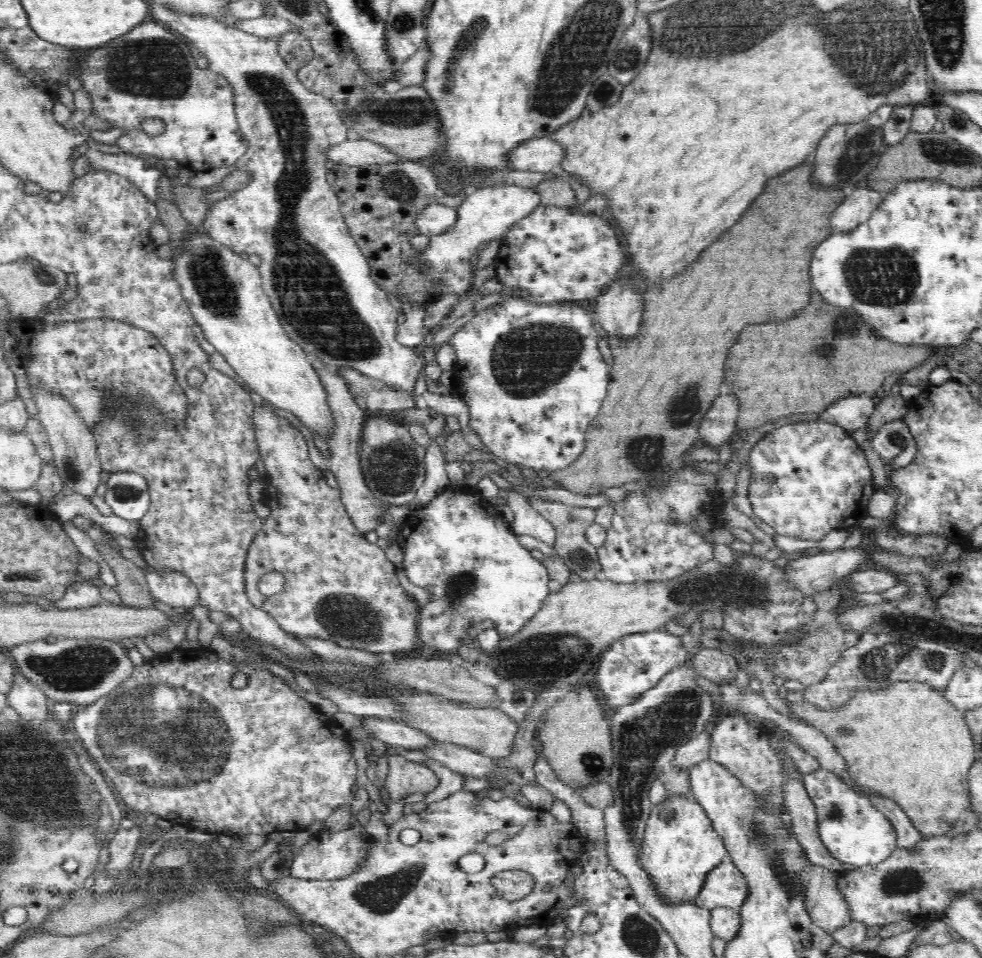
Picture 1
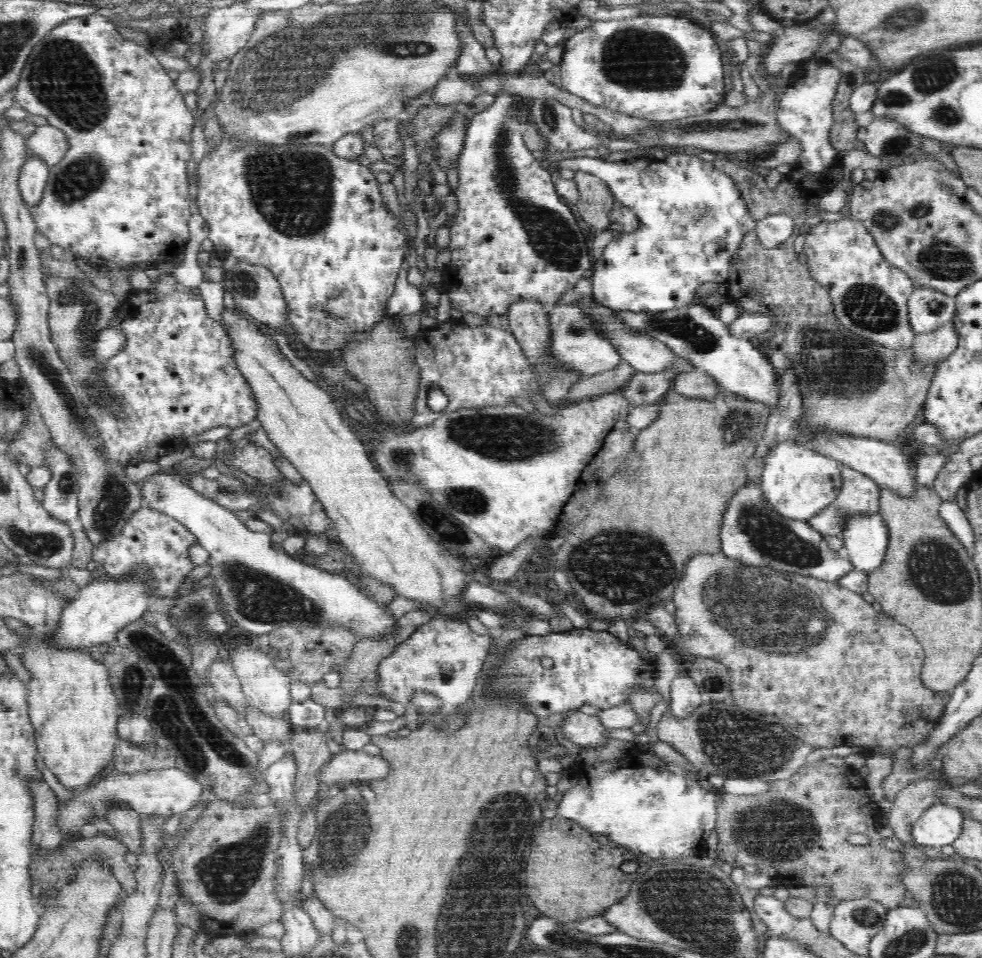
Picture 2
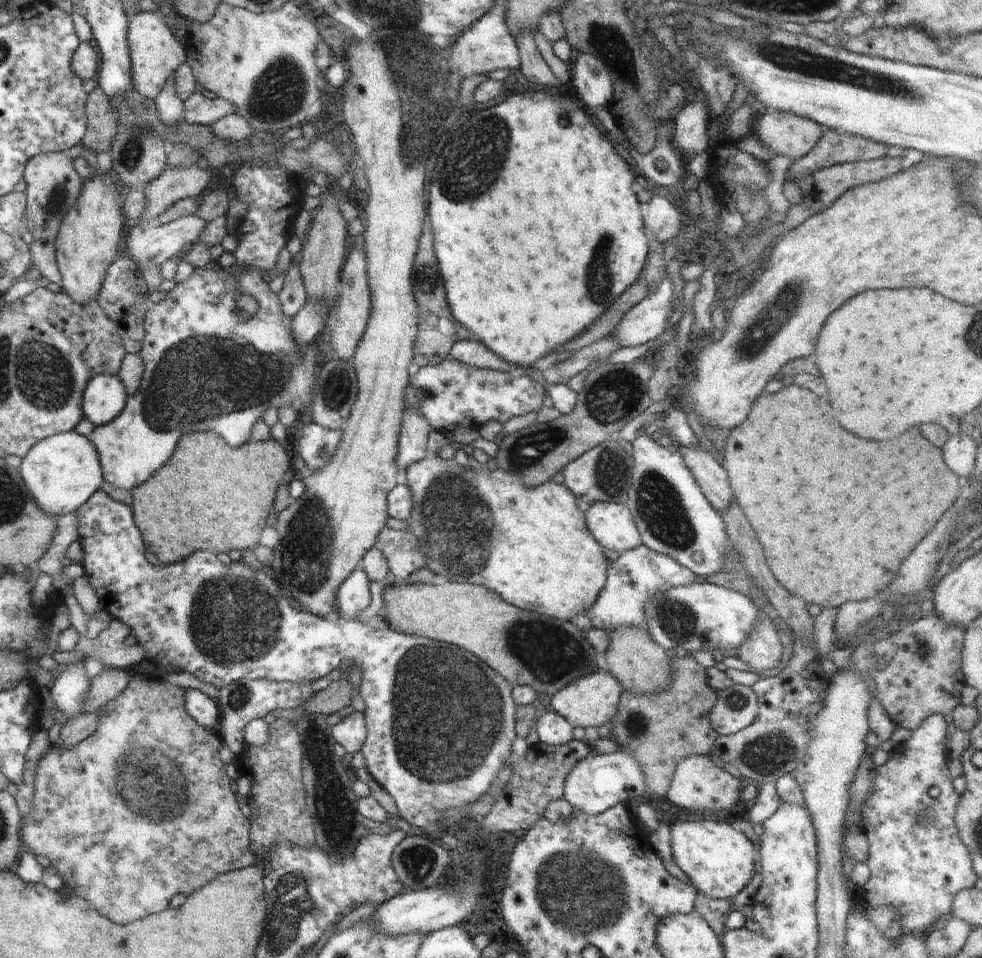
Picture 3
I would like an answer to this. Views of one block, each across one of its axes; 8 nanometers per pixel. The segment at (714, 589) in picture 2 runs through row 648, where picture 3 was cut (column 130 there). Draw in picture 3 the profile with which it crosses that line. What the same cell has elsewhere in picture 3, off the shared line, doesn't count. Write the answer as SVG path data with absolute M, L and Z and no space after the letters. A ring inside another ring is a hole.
M131 671L127 687L105 707L96 710L101 712L101 719L99 720L98 728L94 734L90 735L87 739L84 739L81 743L78 743L77 745L74 745L68 749L61 749L60 747L57 748L56 745L52 745L51 749L48 749L48 751L40 757L34 775L34 792L32 796L32 804L27 816L27 824L24 825L23 828L23 839L25 846L28 848L28 851L34 853L36 856L44 856L44 858L48 860L50 866L48 870L50 870L52 874L58 874L58 876L60 876L60 878L63 880L62 889L65 886L68 886L68 888L70 888L70 890L72 890L72 892L74 892L78 898L84 898L84 900L88 900L88 902L94 906L94 910L100 910L100 914L104 914L106 918L112 918L112 922L128 924L128 922L134 922L134 920L138 920L138 918L142 918L142 916L148 916L148 914L154 914L154 912L162 912L162 910L164 910L164 908L170 904L170 900L172 900L176 894L192 894L192 892L200 890L200 888L206 886L210 881L213 881L219 874L243 869L244 867L251 867L256 864L259 858L256 857L250 848L250 818L244 816L242 811L240 811L238 807L237 796L231 787L231 779L226 774L224 768L225 764L219 757L219 750L222 748L223 743L216 731L209 731L202 728L188 714L188 711L185 709L184 688L175 687L171 684L156 680L156 678L148 678L148 675L144 676L142 673Z

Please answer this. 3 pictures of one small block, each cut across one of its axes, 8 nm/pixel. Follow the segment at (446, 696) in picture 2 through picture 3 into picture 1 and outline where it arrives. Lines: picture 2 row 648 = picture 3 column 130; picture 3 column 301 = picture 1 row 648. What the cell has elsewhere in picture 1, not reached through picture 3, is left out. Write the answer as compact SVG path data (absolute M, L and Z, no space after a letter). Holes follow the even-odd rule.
M264 400L264 408L255 408L253 415L255 425L255 438L261 454L261 461L266 466L266 475L263 479L264 487L262 499L264 503L270 507L270 515L263 519L263 528L261 534L253 541L247 552L245 562L245 593L248 595L248 600L259 609L268 613L270 616L275 618L275 621L291 635L301 636L301 638L320 638L322 640L329 640L334 642L342 648L355 648L358 650L365 650L366 652L381 653L381 652L404 652L416 648L416 641L414 638L418 637L418 613L419 603L409 595L402 584L398 581L396 575L396 566L390 560L386 558L386 554L380 549L377 544L370 544L365 538L364 533L360 533L351 521L343 502L341 501L341 491L336 488L330 488L328 483L325 481L323 472L319 471L318 468L314 467L310 460L310 454L308 453L308 446L305 442L304 436L299 430L293 427L288 420L280 418L273 411L274 407L269 404L268 401ZM268 572L279 572L284 575L285 584L284 588L268 596L262 594L257 587L260 578Z

